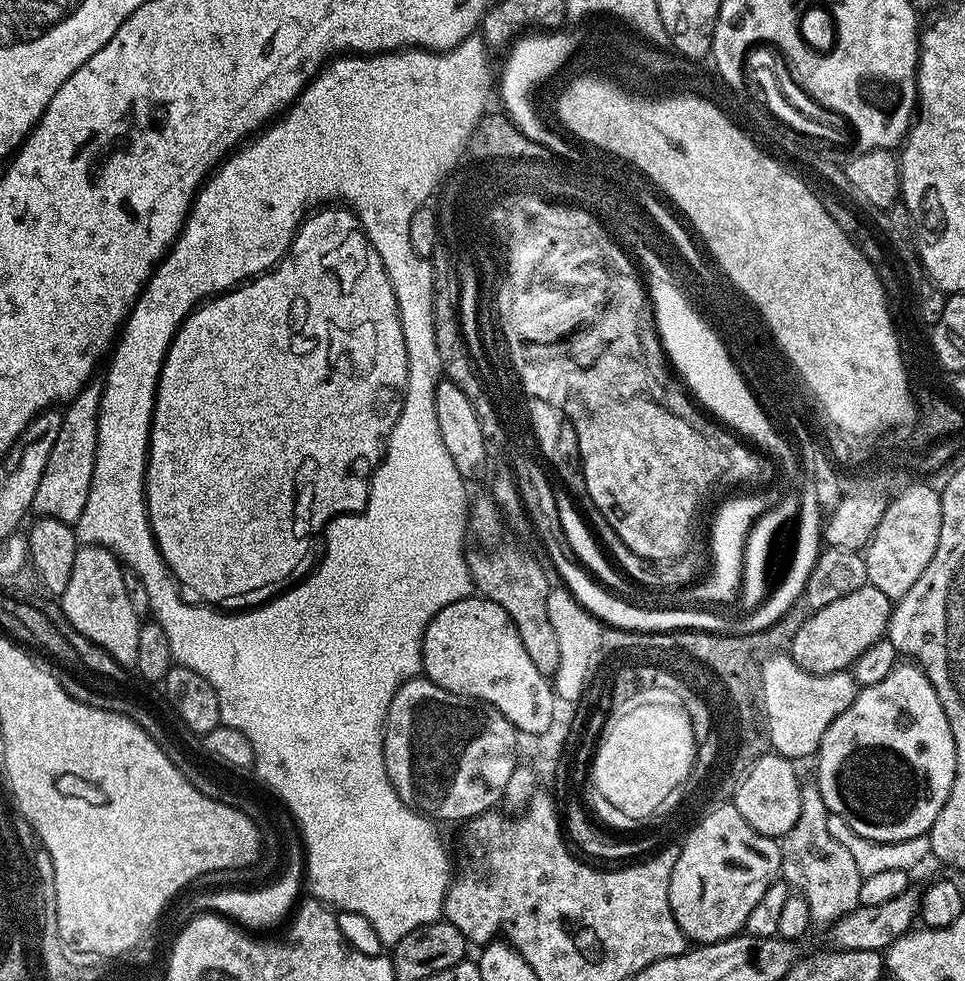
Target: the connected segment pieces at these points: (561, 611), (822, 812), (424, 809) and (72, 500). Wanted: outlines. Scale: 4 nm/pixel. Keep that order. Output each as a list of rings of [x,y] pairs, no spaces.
[[[563,586],[553,587],[549,591],[546,610],[550,614],[550,626],[554,626],[554,634],[558,634],[558,670],[554,677],[554,691],[567,697],[583,697],[590,688],[595,655],[602,641],[605,625],[587,612]]]
[[[815,783],[800,785],[802,810],[798,810],[798,822],[779,841],[780,870],[789,889],[795,890],[810,906],[810,914],[817,925],[831,926],[856,908],[861,907],[861,876],[854,857],[830,834],[827,826],[829,815],[826,802]]]
[[[427,678],[408,680],[401,688],[396,690],[394,698],[390,702],[388,717],[384,723],[384,761],[386,762],[386,774],[390,778],[394,790],[409,808],[416,809],[419,815],[429,817],[436,822],[441,822],[440,820],[467,822],[474,816],[481,816],[483,812],[493,811],[503,801],[507,782],[510,781],[511,774],[517,768],[518,753],[516,754],[516,744],[518,748],[518,733],[515,726],[497,708],[484,704],[480,700],[469,700],[467,696],[459,696],[453,692],[448,692],[444,688],[439,688],[433,680]]]
[[[89,382],[84,389],[68,401],[60,418],[58,438],[54,438],[54,446],[50,450],[50,458],[46,458],[46,470],[42,470],[42,482],[38,482],[38,490],[34,490],[31,511],[37,517],[53,516],[58,522],[75,526],[78,518],[82,518],[82,510],[86,510],[86,498],[90,494],[90,482],[94,474],[94,458],[98,446],[98,414],[100,413],[101,385]]]

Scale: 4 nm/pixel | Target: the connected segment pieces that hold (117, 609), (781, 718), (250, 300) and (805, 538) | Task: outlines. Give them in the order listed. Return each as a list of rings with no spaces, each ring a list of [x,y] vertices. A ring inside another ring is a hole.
[[[97,544],[77,547],[74,570],[70,570],[70,582],[58,597],[58,604],[73,630],[106,650],[106,654],[110,654],[110,658],[114,658],[121,669],[135,669],[142,620],[134,614],[134,606],[130,606],[124,568],[109,548],[100,548]]]
[[[772,654],[764,665],[761,663],[758,672],[765,685],[769,719],[773,721],[771,747],[793,762],[800,762],[803,756],[815,757],[830,722],[854,702],[861,690],[851,671],[828,672],[824,676],[814,674],[802,670],[801,665],[788,663],[777,654]]]
[[[324,206],[313,211],[301,224],[291,246],[284,253],[283,260],[275,268],[255,277],[251,282],[245,282],[223,294],[217,295],[215,298],[209,299],[207,302],[201,303],[184,319],[180,329],[176,331],[176,336],[172,339],[172,345],[168,348],[168,353],[164,359],[164,365],[160,371],[160,381],[156,384],[156,408],[152,412],[152,432],[148,435],[148,466],[144,473],[144,499],[148,502],[148,521],[152,527],[158,550],[177,581],[181,585],[191,586],[196,592],[199,592],[205,605],[224,606],[220,604],[234,604],[236,605],[234,607],[240,608],[245,605],[243,604],[244,600],[263,601],[265,599],[264,591],[267,588],[277,587],[276,589],[279,589],[289,582],[299,582],[309,575],[313,571],[314,564],[313,561],[308,561],[308,555],[315,550],[317,537],[328,527],[329,520],[336,516],[362,512],[364,507],[368,505],[368,490],[372,475],[376,473],[376,467],[384,459],[386,437],[391,434],[392,427],[396,425],[396,419],[404,405],[404,387],[406,386],[407,377],[406,342],[402,342],[402,322],[398,314],[398,302],[394,298],[394,290],[390,286],[390,278],[386,278],[382,258],[378,258],[376,251],[370,247],[368,238],[364,235],[359,220],[356,219],[356,213],[347,207]]]
[[[805,487],[800,500],[800,509],[794,519],[796,526],[796,545],[792,548],[792,557],[788,560],[788,569],[780,581],[745,615],[744,628],[747,631],[760,632],[763,628],[771,629],[796,605],[796,599],[804,594],[804,587],[810,578],[810,570],[822,551],[822,509],[815,487]],[[776,586],[776,589],[775,589]],[[760,604],[760,605],[759,605]]]

